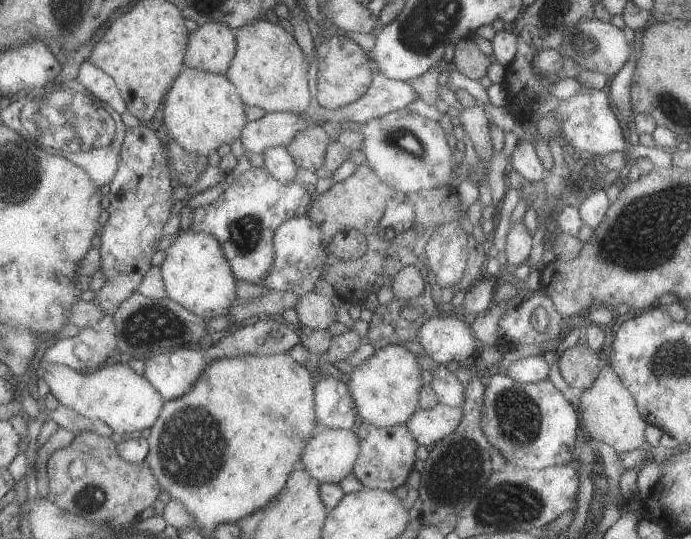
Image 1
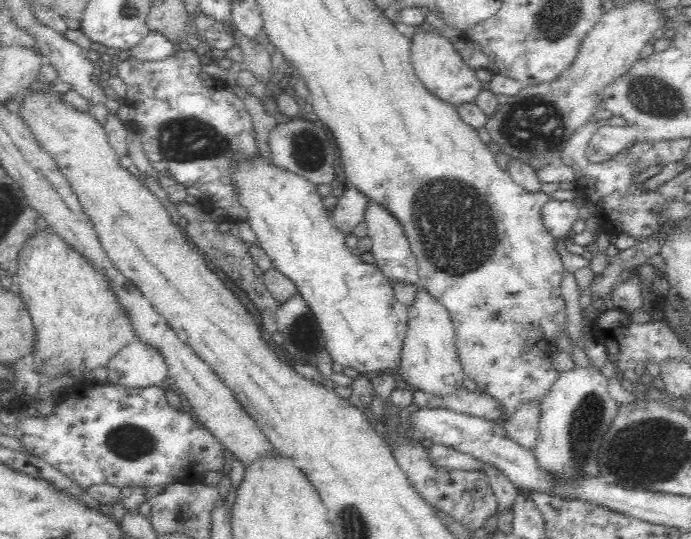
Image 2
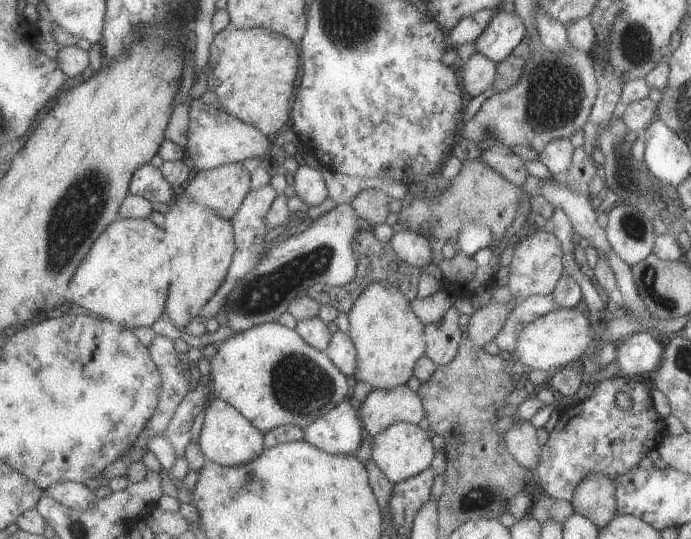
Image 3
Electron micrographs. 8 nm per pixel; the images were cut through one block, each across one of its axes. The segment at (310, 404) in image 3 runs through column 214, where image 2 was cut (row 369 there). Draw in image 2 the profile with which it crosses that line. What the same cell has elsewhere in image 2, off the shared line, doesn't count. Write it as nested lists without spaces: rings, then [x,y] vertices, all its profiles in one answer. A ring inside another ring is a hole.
[[[259,152],[229,162],[229,182],[231,182],[233,188],[235,188],[237,200],[240,201],[240,204],[246,210],[246,222],[250,224],[256,234],[256,238],[258,238],[258,242],[260,242],[260,246],[264,248],[266,254],[268,254],[270,260],[272,260],[272,266],[278,267],[286,277],[294,281],[297,292],[300,293],[300,296],[308,303],[308,306],[310,306],[310,309],[312,309],[312,312],[316,315],[316,321],[325,338],[325,349],[328,354],[330,354],[332,362],[341,364],[344,369],[353,368],[360,374],[367,376],[376,371],[396,372],[401,362],[401,348],[403,345],[403,338],[405,337],[405,326],[407,325],[407,307],[397,303],[391,280],[384,275],[380,267],[375,263],[368,264],[362,261],[359,257],[359,253],[351,250],[346,245],[344,241],[345,234],[334,226],[330,214],[324,208],[321,196],[318,193],[318,185],[302,177],[302,175],[296,173],[296,171],[289,171],[288,169],[284,169],[284,167],[276,165],[273,161],[268,161],[268,159]]]

